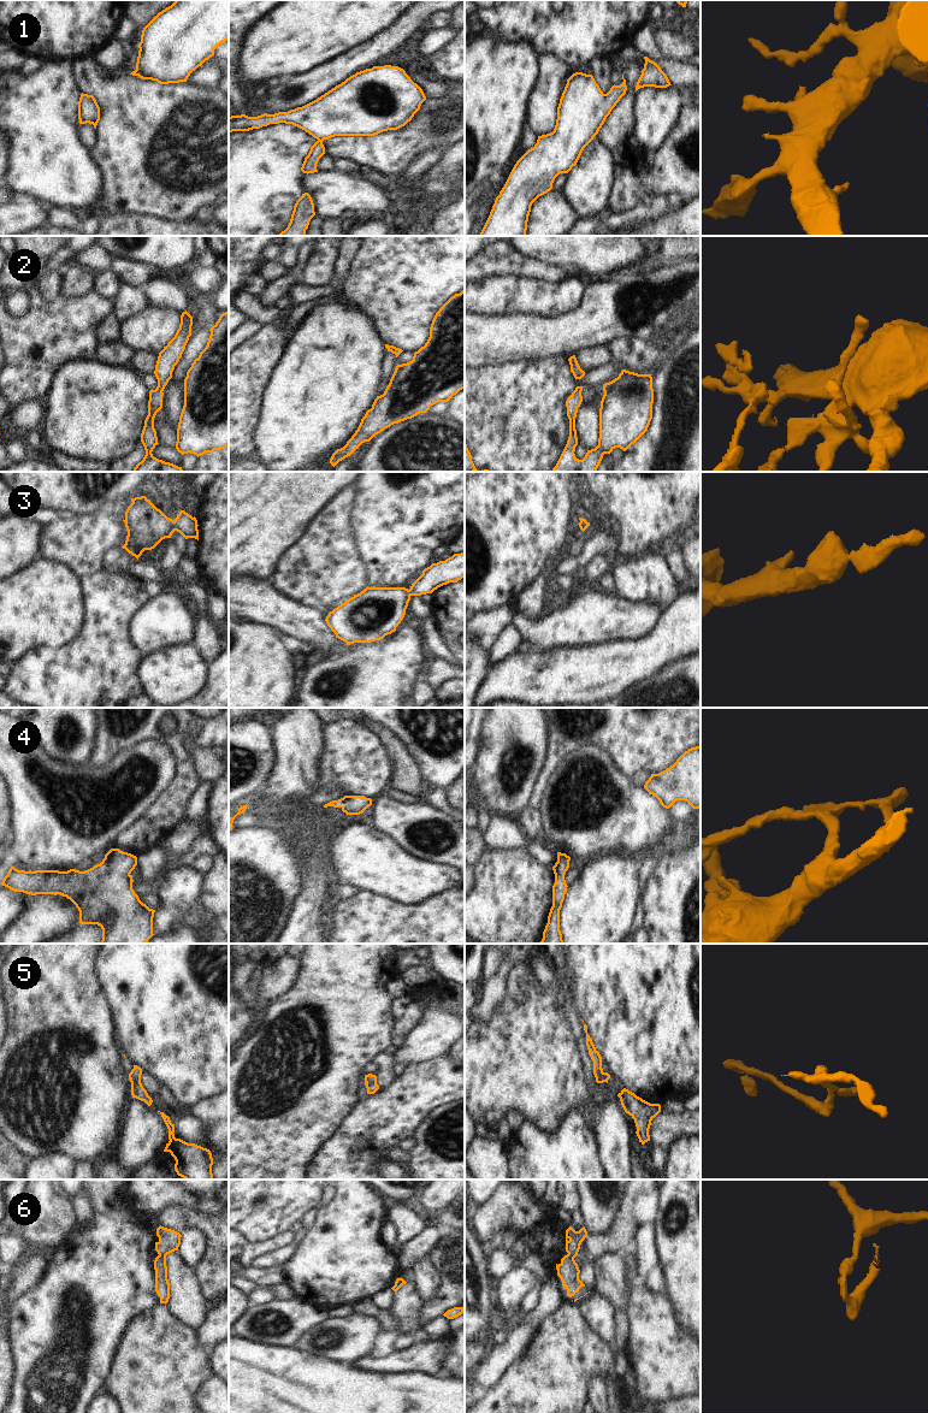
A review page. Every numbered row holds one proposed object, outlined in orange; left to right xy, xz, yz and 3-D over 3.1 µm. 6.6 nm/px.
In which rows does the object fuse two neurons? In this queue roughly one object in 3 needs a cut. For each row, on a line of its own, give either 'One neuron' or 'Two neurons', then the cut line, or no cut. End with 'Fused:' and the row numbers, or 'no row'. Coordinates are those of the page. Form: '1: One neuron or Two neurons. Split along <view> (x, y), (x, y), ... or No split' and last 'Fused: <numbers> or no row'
1: One neuron. No split
2: One neuron. No split
3: One neuron. No split
4: One neuron. No split
5: Two neurons. Split along xy (130, 1077), (140, 1080)
6: Two neurons. Split along xy (159, 1254), (165, 1257)
Fused: 5, 6

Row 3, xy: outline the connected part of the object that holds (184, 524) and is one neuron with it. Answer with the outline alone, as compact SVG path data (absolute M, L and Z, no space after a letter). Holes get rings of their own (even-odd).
M146 496L131 498L131 504L125 512L125 527L128 531L125 544L122 546L137 560L144 550L154 549L162 539L171 538L175 531L179 532L185 539L195 538L199 540L196 518L181 510L175 520L167 518Z

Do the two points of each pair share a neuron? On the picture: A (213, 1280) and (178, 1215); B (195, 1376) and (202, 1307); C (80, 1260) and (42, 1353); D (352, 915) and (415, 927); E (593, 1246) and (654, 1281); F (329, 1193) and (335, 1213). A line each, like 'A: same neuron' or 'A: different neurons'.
A: same neuron
B: different neurons
C: same neuron
D: same neuron
E: different neurons
F: different neurons

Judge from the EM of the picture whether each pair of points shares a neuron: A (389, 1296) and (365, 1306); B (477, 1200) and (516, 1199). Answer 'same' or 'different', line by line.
A: different
B: different

